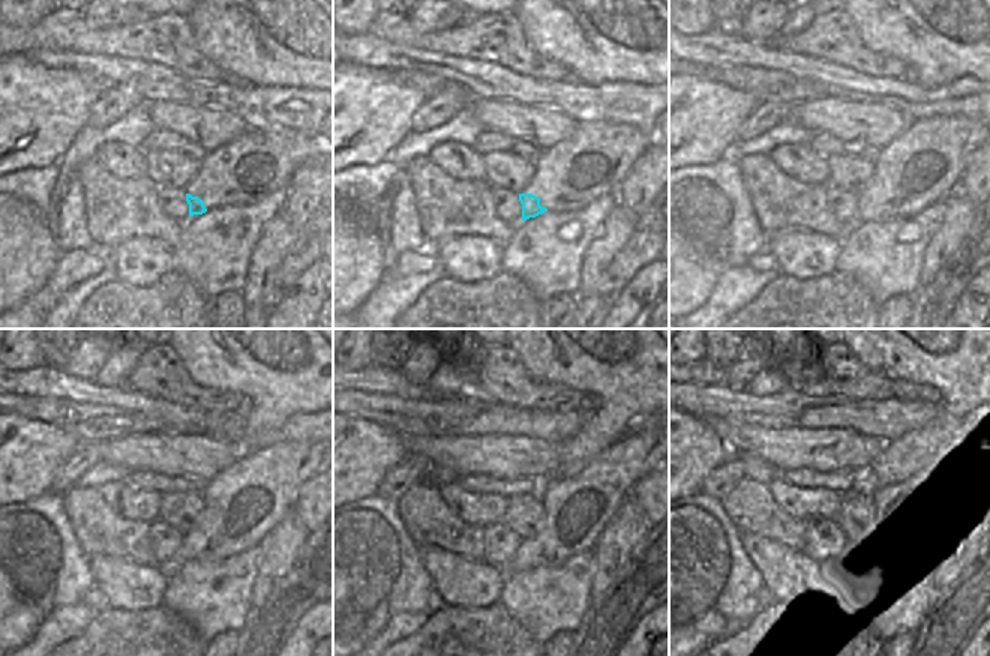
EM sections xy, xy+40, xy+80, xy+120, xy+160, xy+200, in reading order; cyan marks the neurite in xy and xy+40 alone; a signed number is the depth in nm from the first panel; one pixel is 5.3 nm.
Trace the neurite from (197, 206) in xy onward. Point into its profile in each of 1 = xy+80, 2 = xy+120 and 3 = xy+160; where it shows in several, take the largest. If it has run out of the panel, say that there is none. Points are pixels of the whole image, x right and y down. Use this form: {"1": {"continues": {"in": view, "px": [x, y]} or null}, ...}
{"1": {"continues": {"in": "xy+80", "px": [866, 210]}}, "2": {"continues": {"in": "xy+120", "px": [194, 547]}}, "3": {"continues": {"in": "xy+160", "px": [531, 553]}}}

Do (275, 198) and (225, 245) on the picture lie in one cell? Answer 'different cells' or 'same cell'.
same cell

